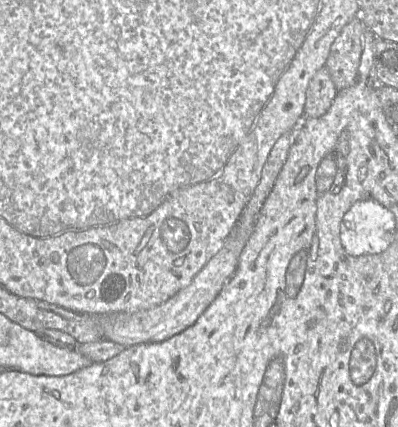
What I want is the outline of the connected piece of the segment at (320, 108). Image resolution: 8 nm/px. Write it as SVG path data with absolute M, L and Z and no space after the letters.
M326 66L315 73L306 91L305 118L323 116L331 107L337 95L337 88Z

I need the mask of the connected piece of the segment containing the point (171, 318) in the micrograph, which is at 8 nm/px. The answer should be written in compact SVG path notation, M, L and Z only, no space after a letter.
M238 220L221 250L209 260L188 286L166 302L146 310L96 316L102 327L103 339L116 342L124 347L159 343L180 334L194 325L235 273L241 252L253 230L252 226L239 224Z

